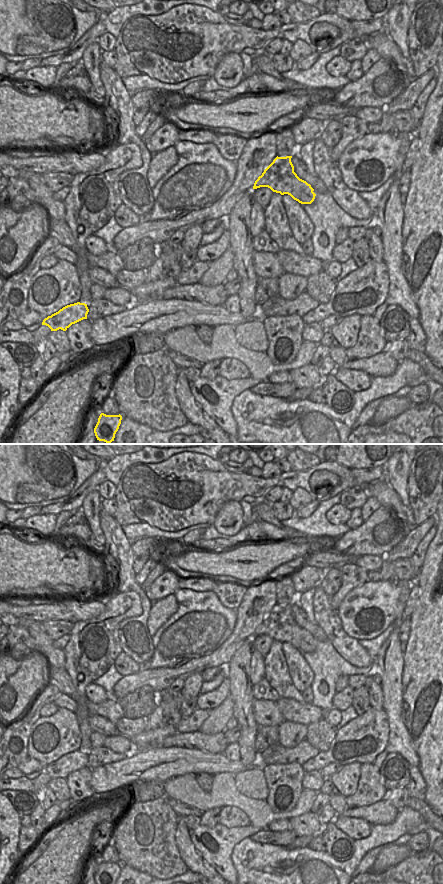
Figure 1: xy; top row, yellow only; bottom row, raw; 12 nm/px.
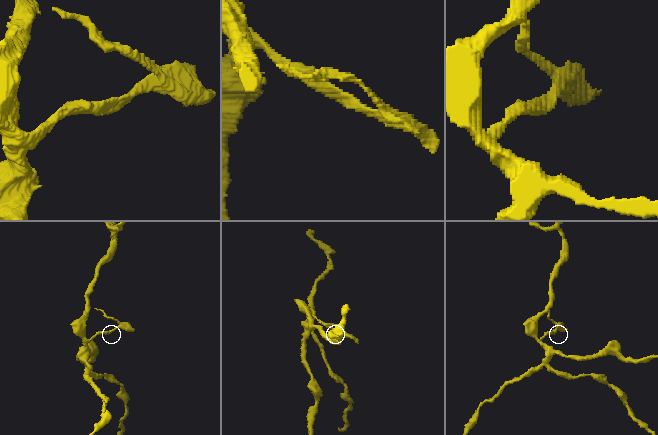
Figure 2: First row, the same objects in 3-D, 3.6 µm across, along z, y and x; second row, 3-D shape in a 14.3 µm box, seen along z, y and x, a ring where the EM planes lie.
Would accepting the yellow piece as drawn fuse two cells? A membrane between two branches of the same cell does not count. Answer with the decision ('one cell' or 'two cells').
two cells

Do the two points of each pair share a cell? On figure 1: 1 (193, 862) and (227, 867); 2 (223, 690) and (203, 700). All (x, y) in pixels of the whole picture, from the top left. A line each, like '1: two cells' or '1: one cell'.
1: two cells
2: one cell

